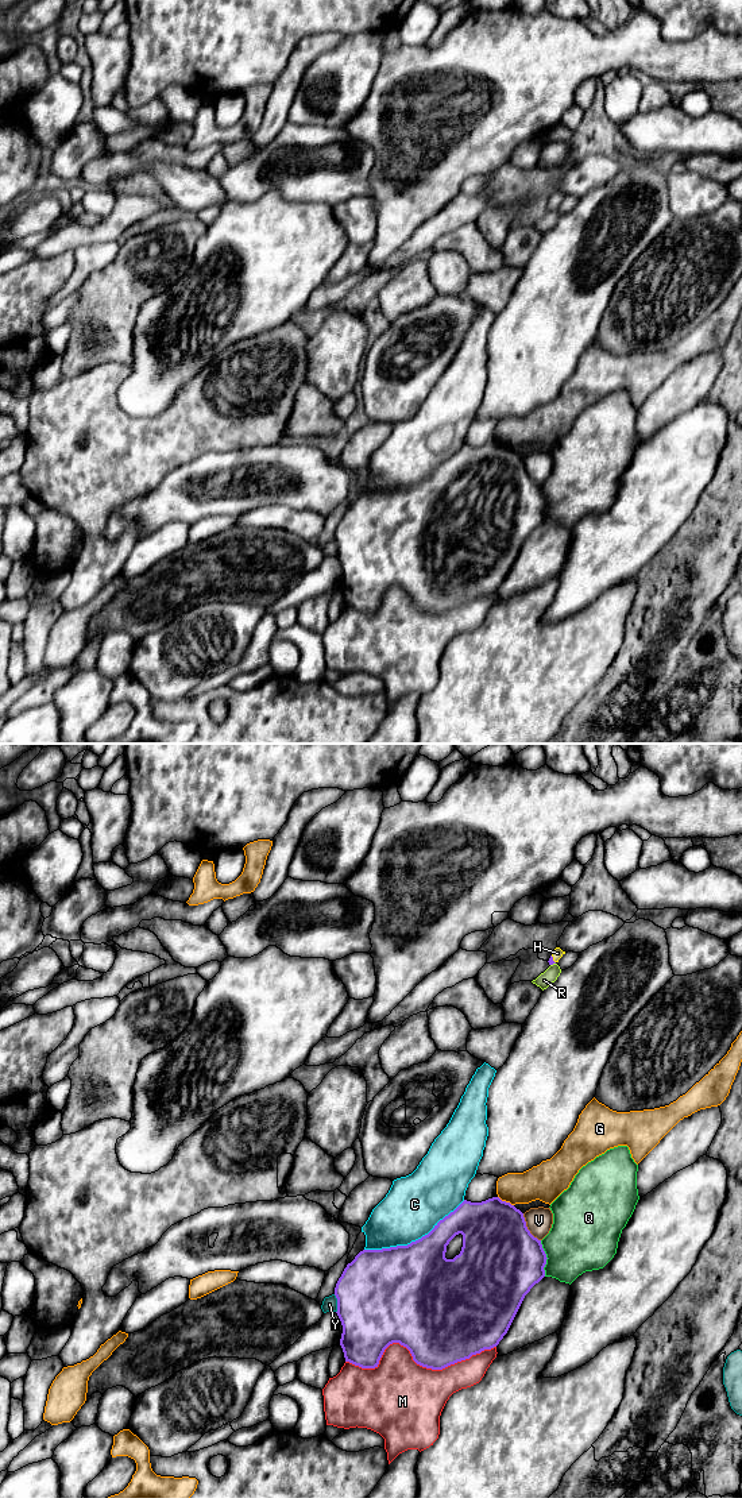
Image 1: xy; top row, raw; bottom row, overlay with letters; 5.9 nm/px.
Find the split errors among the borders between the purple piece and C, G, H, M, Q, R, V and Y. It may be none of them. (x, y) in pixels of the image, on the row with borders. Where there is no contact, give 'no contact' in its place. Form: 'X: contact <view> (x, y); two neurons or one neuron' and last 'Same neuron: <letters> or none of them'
C: contact xy (416, 1240); two neurons
G: contact xy (505, 1201); two neurons
H: contact xy (552, 960); one neuron
M: contact xy (414, 1361); two neurons
Q: contact xy (547, 1258); two neurons
R: contact xy (552, 964); two neurons
V: contact xy (526, 1228); two neurons
Y: contact xy (337, 1304); two neurons
Same neuron: H

